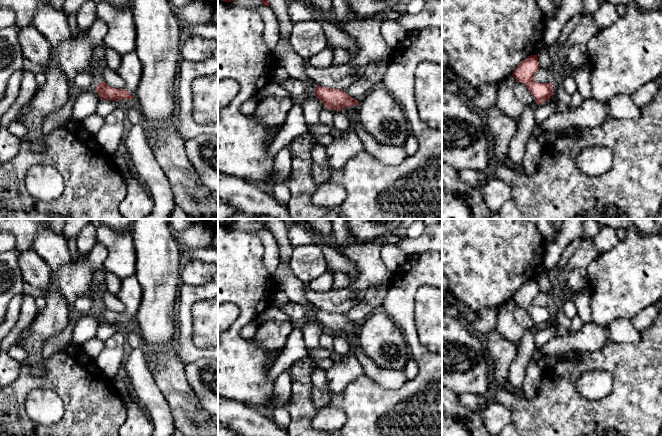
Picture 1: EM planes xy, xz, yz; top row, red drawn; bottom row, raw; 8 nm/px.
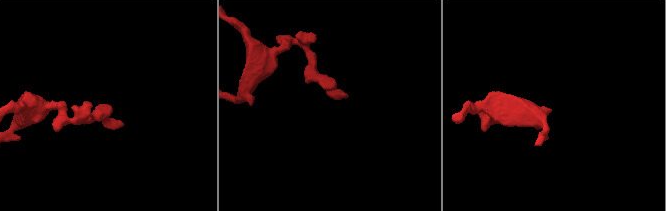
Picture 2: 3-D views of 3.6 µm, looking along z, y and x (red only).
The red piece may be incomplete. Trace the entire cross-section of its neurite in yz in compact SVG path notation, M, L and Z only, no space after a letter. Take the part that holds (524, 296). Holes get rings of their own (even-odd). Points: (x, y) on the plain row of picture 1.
M531 279L522 284L513 295L512 300L517 306L523 307L528 312L536 328L545 326L559 329L559 323L551 306L538 307L533 304L533 300L539 291L537 279Z

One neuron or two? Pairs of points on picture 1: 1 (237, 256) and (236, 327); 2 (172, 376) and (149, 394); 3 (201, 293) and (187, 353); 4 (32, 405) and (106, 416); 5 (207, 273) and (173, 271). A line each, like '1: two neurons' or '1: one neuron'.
1: one neuron
2: two neurons
3: one neuron
4: two neurons
5: two neurons

